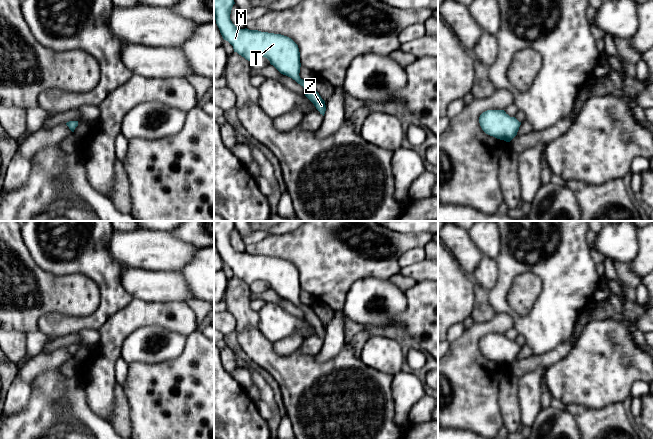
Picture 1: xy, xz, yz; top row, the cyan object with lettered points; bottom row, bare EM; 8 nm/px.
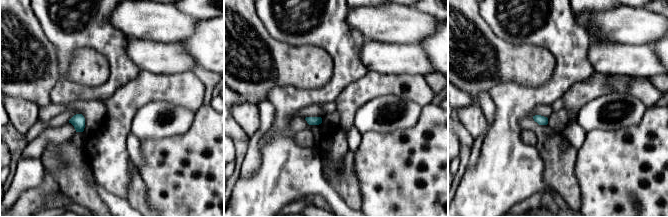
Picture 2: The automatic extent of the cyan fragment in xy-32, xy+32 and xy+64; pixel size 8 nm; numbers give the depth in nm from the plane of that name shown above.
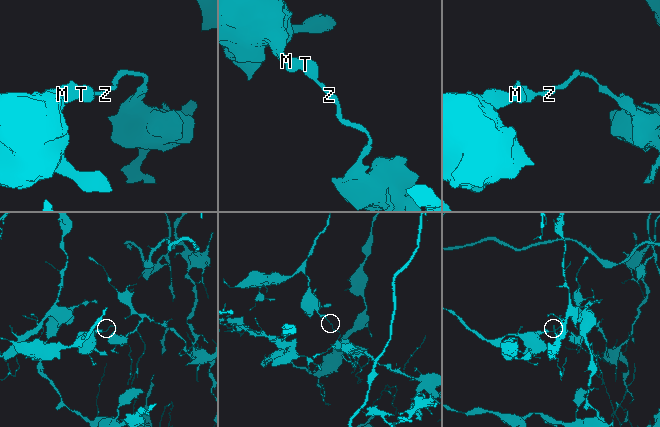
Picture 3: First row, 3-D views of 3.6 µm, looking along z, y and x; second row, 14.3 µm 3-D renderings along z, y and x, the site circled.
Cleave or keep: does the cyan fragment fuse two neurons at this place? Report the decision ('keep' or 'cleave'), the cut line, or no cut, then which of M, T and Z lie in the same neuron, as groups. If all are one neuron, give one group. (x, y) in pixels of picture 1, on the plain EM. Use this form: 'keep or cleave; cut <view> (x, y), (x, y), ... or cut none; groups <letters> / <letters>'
cleave; cut xz (300, 302), (296, 305); groups M T / Z

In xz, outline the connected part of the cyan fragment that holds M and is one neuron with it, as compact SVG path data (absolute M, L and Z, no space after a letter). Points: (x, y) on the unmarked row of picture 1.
M214 221L214 240L223 263L246 284L263 280L281 298L299 305L301 287L298 269L281 258L239 253L230 243L234 228L234 221Z

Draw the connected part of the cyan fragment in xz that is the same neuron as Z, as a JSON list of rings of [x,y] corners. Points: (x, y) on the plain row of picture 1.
[[[300,302],[299,305],[296,305],[300,308],[305,314],[305,320],[314,328],[316,333],[324,340],[326,335],[325,325],[321,322],[319,317],[314,312],[312,306],[305,305]]]

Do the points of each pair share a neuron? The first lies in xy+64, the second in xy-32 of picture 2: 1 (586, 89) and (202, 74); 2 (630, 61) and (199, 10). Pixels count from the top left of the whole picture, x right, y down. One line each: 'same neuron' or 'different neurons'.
1: different neurons
2: different neurons

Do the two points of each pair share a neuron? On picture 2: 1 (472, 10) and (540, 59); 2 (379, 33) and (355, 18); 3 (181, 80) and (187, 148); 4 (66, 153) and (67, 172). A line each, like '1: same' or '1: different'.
1: same
2: same
3: different
4: same

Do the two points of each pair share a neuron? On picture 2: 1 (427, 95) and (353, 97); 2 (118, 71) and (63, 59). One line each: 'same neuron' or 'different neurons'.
1: same neuron
2: same neuron

